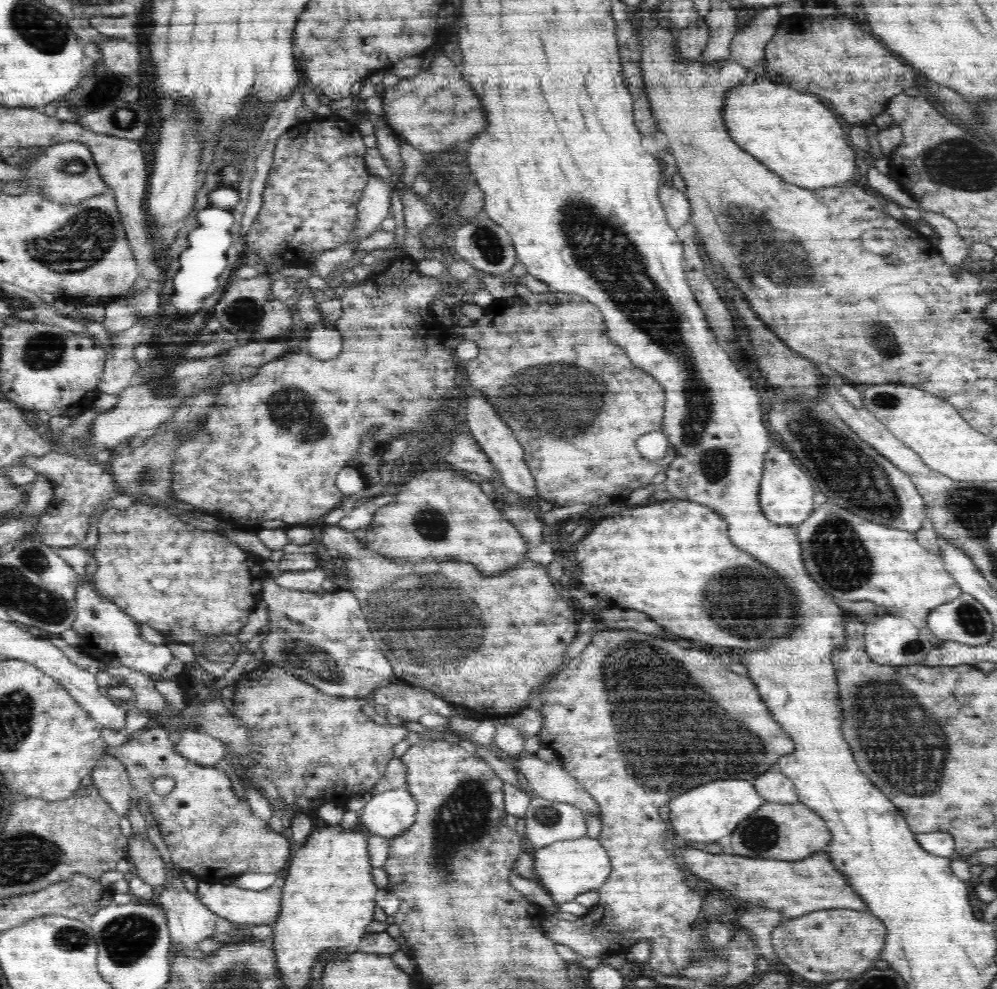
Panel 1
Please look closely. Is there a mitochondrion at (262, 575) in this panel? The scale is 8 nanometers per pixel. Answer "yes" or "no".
no

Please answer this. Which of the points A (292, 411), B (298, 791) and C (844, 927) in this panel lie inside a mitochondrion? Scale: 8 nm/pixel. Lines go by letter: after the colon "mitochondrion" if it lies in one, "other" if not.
A: mitochondrion
B: other
C: other

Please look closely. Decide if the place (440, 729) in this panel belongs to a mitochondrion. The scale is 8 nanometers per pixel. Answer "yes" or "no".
no

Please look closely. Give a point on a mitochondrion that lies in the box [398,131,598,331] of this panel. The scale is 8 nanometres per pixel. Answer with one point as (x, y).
(487, 243)

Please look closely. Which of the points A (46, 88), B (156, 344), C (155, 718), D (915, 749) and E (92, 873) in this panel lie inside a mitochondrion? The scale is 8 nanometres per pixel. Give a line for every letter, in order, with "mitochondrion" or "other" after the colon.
A: other
B: other
C: other
D: mitochondrion
E: other

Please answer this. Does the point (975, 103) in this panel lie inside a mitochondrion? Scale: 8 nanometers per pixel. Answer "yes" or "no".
no

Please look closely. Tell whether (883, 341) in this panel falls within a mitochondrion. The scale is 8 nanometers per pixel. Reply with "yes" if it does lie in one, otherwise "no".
yes

